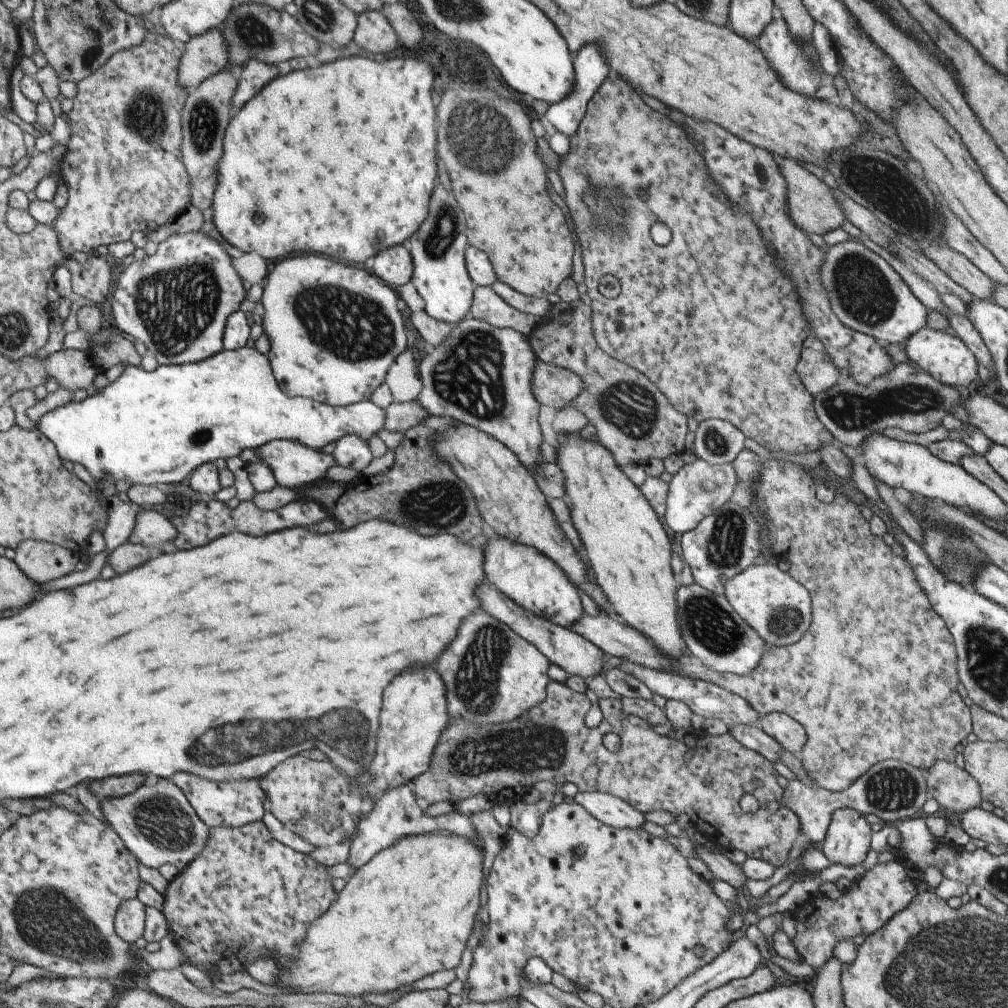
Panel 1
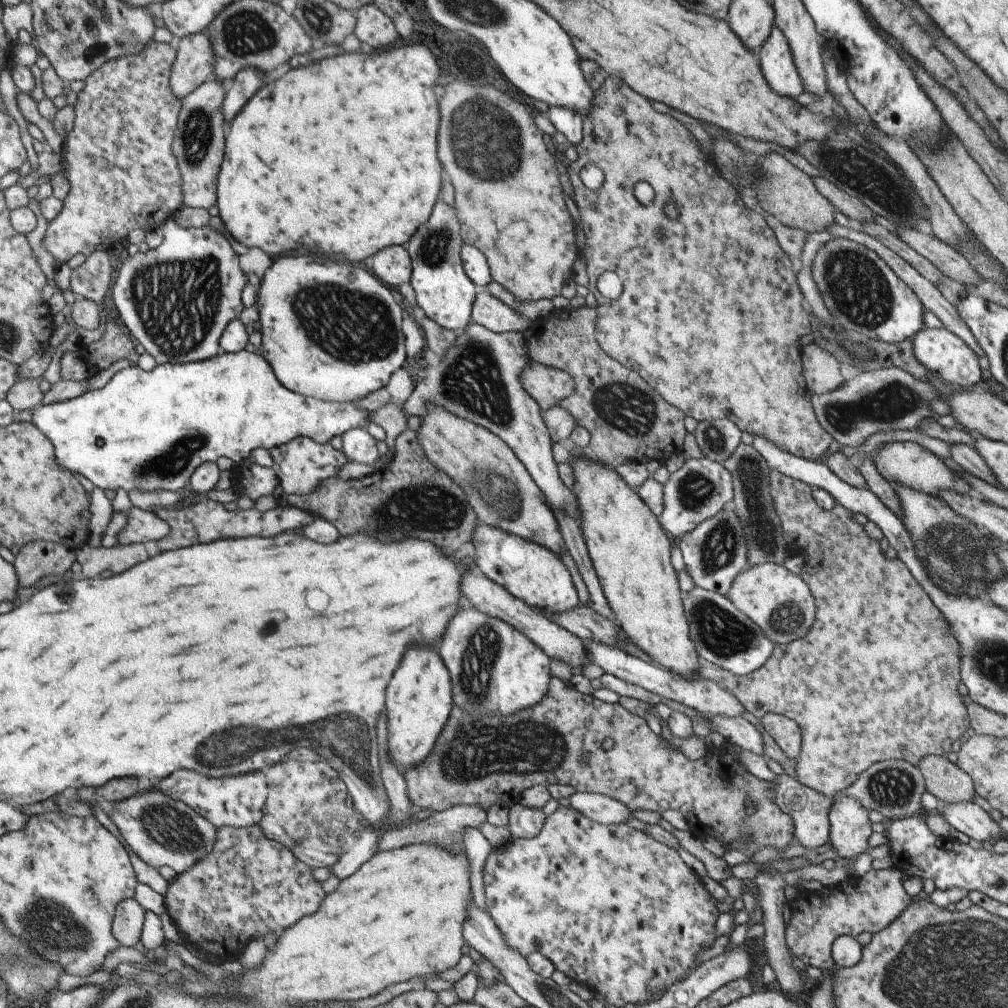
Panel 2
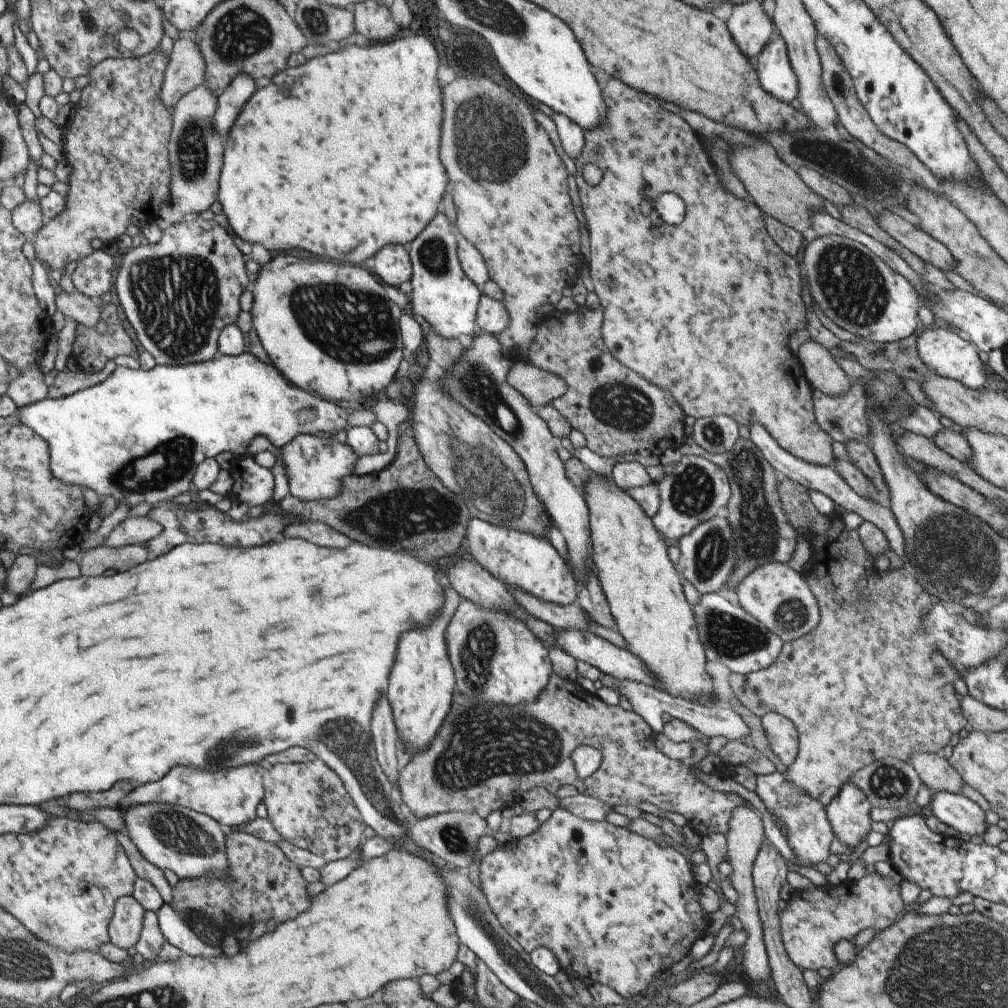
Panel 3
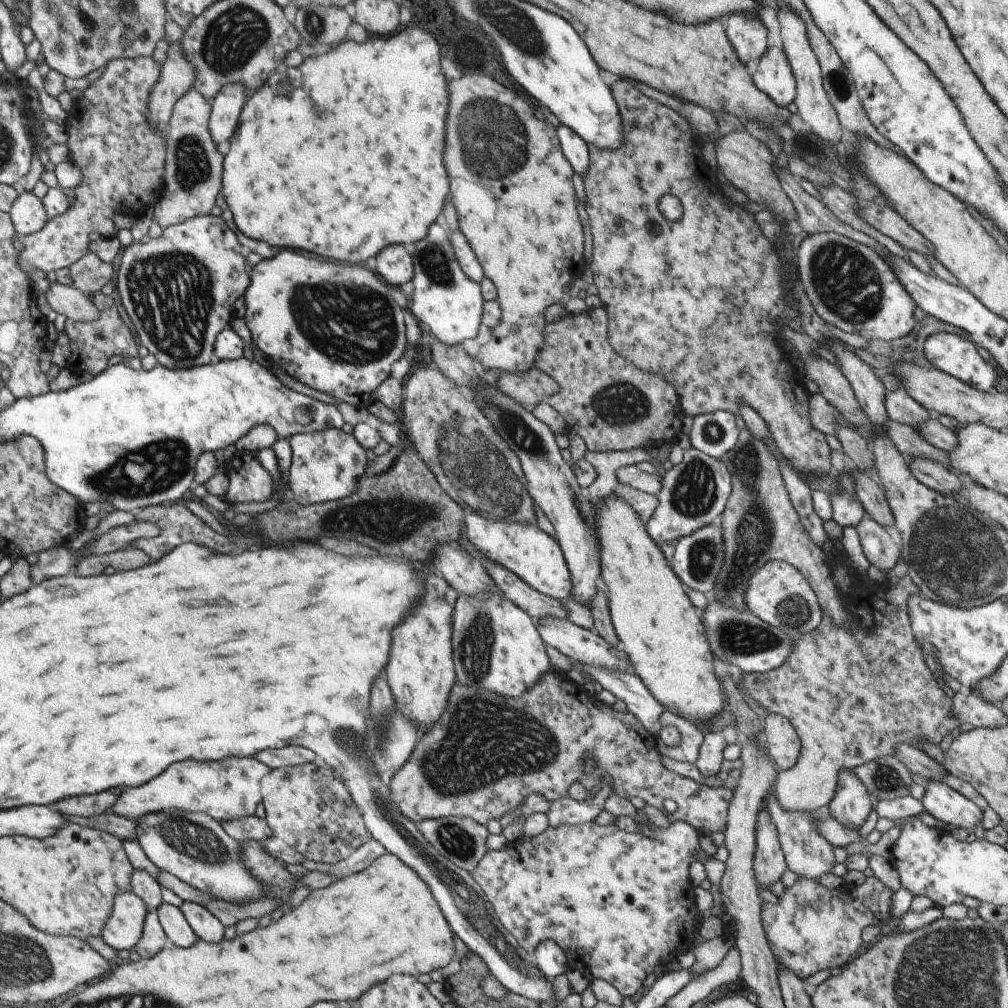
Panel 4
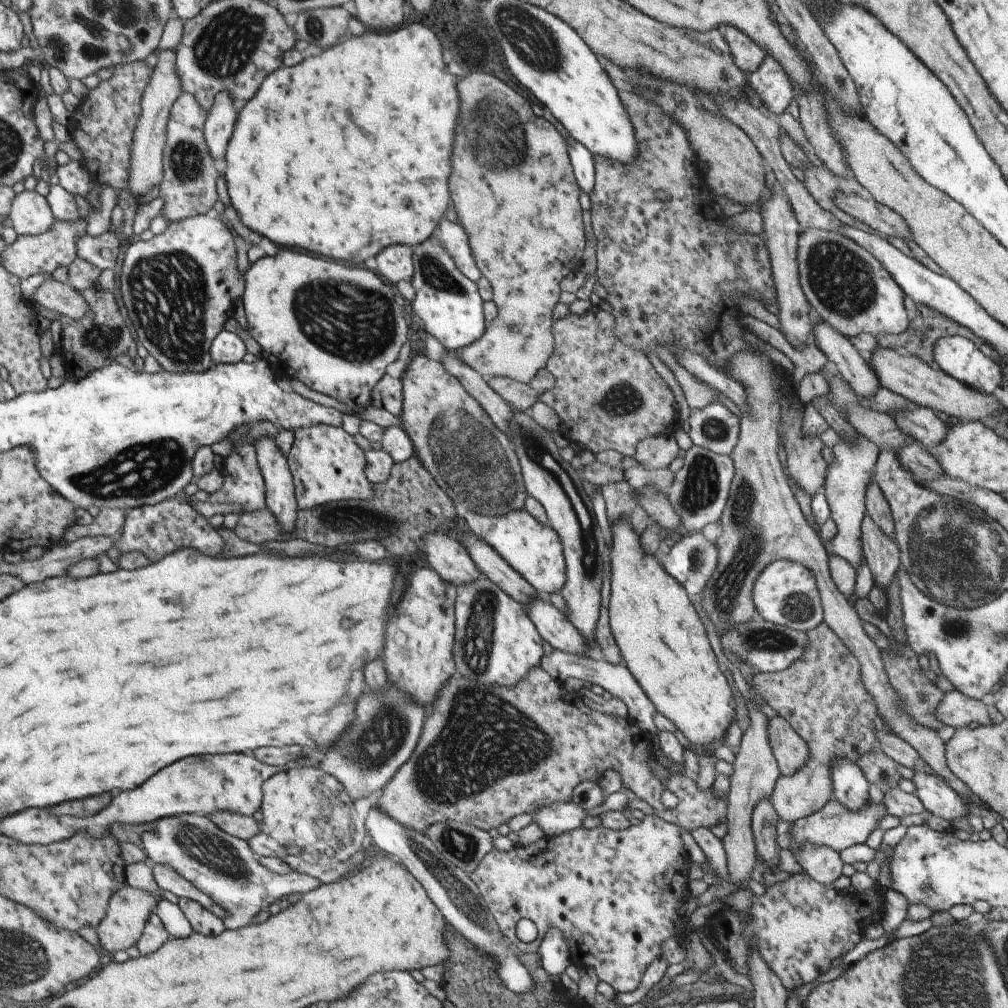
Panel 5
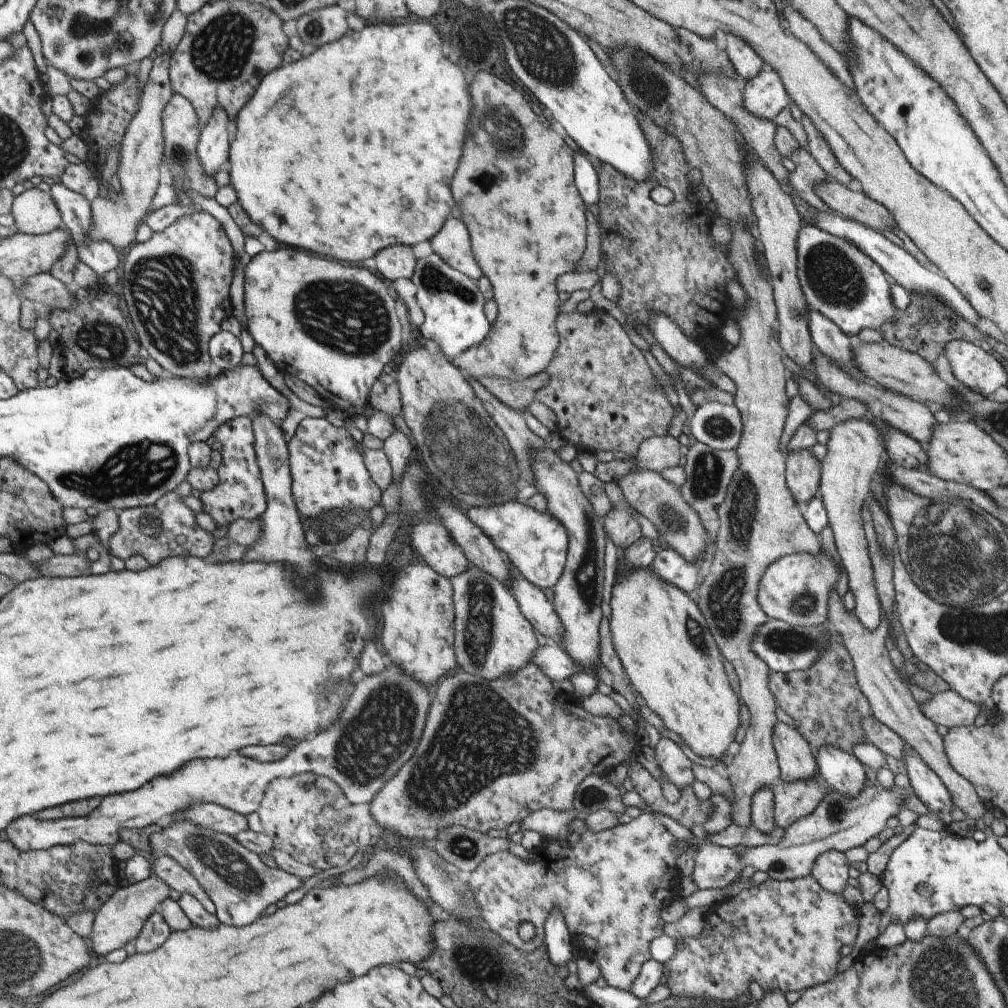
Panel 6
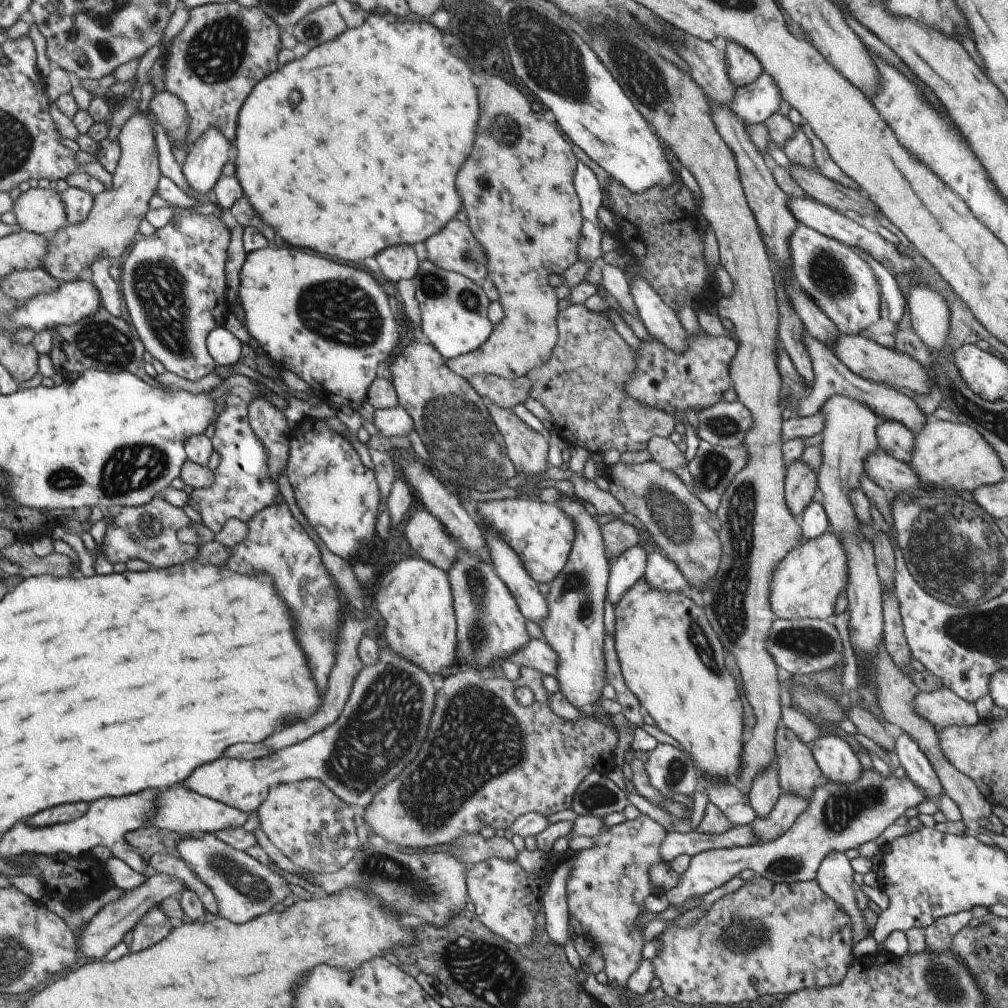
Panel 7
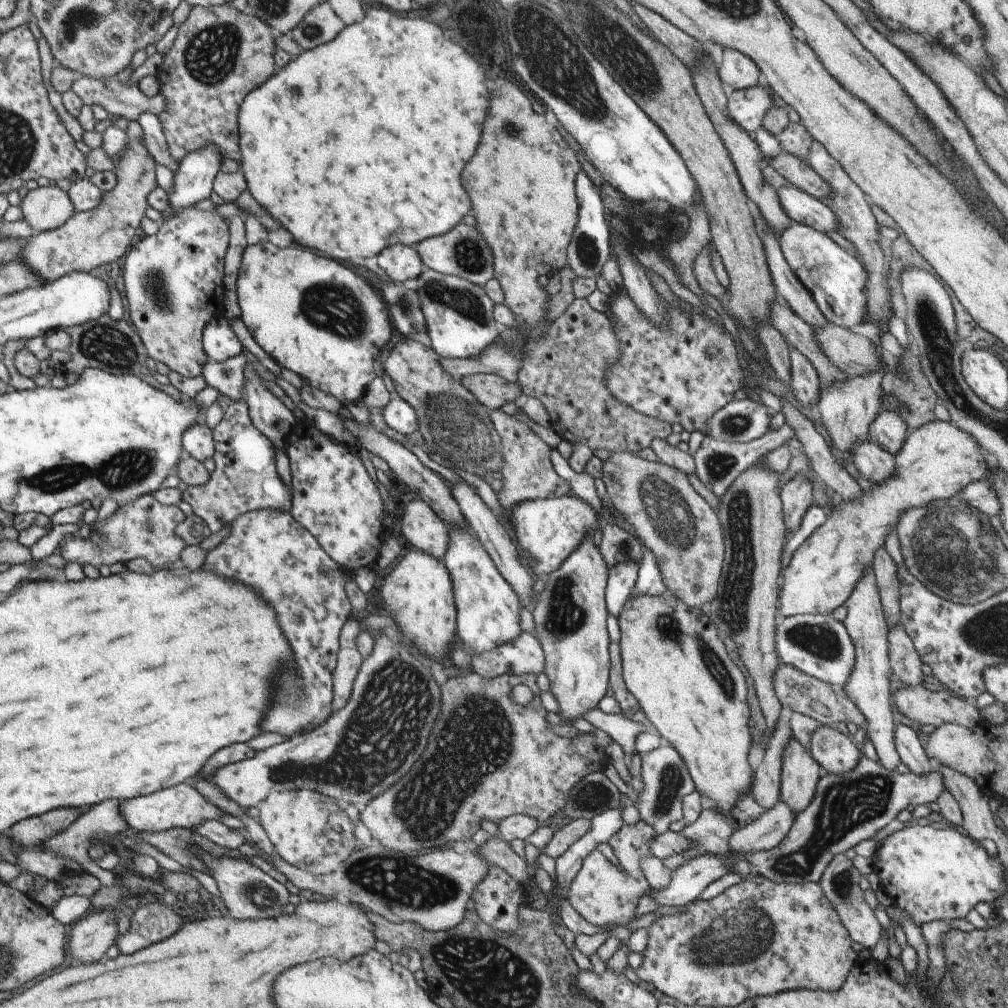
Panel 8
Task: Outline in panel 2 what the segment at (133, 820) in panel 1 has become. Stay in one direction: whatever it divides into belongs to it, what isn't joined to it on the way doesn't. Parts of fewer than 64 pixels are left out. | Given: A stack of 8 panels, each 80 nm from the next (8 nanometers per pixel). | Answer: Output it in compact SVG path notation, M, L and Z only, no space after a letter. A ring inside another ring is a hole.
M147 789L125 800L112 802L108 817L135 856L155 869L168 866L177 875L210 851L217 830L184 802L173 800L159 789Z

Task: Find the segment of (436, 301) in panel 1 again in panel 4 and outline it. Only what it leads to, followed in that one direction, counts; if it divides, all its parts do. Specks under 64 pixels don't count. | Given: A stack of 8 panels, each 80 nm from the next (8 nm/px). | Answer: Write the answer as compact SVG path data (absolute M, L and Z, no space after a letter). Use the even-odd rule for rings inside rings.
M433 223L429 226L423 240L413 244L413 277L411 302L407 310L412 316L425 324L438 342L447 346L461 345L463 340L474 339L481 324L483 298L480 287L463 275L455 261L447 232Z

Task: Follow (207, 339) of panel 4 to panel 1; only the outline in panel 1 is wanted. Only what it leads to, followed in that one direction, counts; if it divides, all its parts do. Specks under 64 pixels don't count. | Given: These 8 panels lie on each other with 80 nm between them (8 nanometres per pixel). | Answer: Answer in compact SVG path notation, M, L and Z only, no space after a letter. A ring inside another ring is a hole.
M201 232L183 233L171 236L157 245L154 254L145 256L139 262L133 261L129 266L124 268L117 278L117 286L113 292L113 300L111 300L111 310L116 326L121 329L125 334L133 336L135 340L140 340L147 350L147 354L151 354L159 365L180 365L185 363L194 363L209 358L217 354L222 345L222 332L224 324L229 315L232 315L238 310L239 303L245 296L245 290L241 285L240 276L233 270L232 262L229 255L224 251L225 245L221 240L214 241L211 237L204 235Z

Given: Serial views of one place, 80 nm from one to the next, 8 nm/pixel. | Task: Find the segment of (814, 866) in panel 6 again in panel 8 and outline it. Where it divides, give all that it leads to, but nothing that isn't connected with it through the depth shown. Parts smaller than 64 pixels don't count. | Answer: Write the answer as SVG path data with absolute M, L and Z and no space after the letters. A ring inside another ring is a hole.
M843 853L836 854L825 865L817 884L823 893L823 896L831 903L831 906L838 914L840 921L847 929L849 936L853 942L862 944L869 949L882 937L881 927L874 918L871 909L862 897L862 890L859 887L859 872L853 867L853 864Z

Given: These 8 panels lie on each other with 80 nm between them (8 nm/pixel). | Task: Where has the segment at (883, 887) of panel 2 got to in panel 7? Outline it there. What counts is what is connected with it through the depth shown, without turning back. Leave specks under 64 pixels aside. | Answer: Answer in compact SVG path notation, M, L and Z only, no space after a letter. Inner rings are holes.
M754 875L740 889L715 901L695 926L689 929L669 926L655 938L662 941L663 949L659 956L651 959L654 977L661 982L660 987L669 998L693 1006L731 1006L757 996L790 995L801 989L833 986L844 977L854 958L850 916L819 888L814 878L774 883Z

